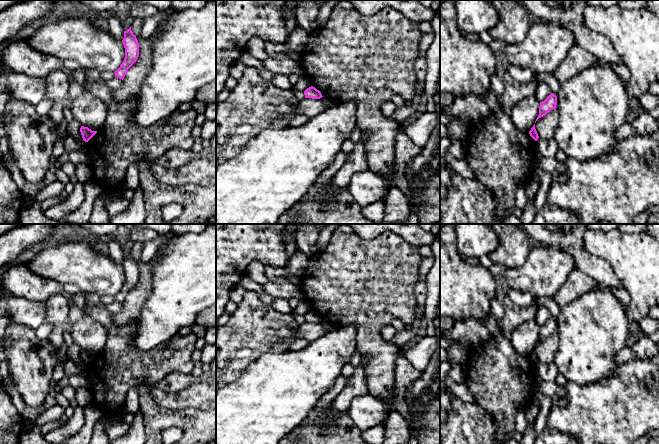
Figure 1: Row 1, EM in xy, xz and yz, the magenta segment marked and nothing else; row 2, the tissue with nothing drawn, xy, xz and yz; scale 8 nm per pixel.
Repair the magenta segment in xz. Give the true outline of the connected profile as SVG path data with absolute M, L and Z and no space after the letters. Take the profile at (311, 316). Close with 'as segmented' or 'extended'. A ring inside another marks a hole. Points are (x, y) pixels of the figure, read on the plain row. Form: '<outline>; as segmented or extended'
M311 310L304 315L305 322L320 323L322 318L315 311Z; as segmented

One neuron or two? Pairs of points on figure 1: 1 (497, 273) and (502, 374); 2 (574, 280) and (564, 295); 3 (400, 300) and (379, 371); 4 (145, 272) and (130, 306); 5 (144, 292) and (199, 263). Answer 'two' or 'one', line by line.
1: one
2: one
3: one
4: one
5: two

